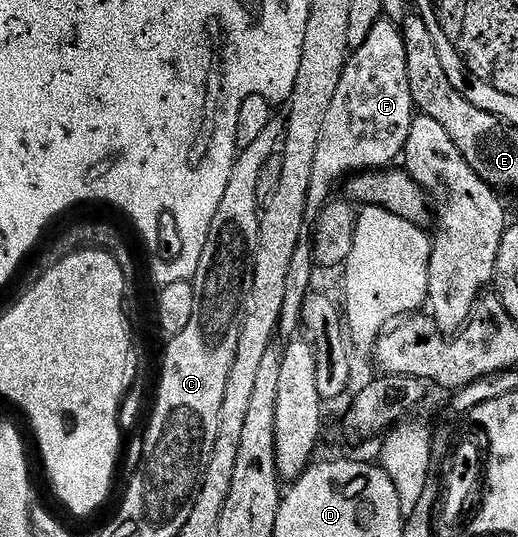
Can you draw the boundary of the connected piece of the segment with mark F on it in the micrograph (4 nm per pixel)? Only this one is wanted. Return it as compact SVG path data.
M381 17L374 29L370 29L370 37L349 54L334 101L330 101L324 135L318 141L318 154L314 156L314 177L310 177L309 216L321 214L333 198L336 183L343 184L357 173L391 168L395 164L392 162L395 159L397 162L403 154L415 116L404 34L391 19Z

